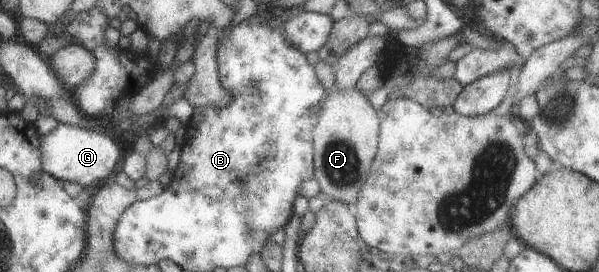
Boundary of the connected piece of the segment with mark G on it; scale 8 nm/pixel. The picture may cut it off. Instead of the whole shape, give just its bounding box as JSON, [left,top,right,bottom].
[41,123,120,188]

